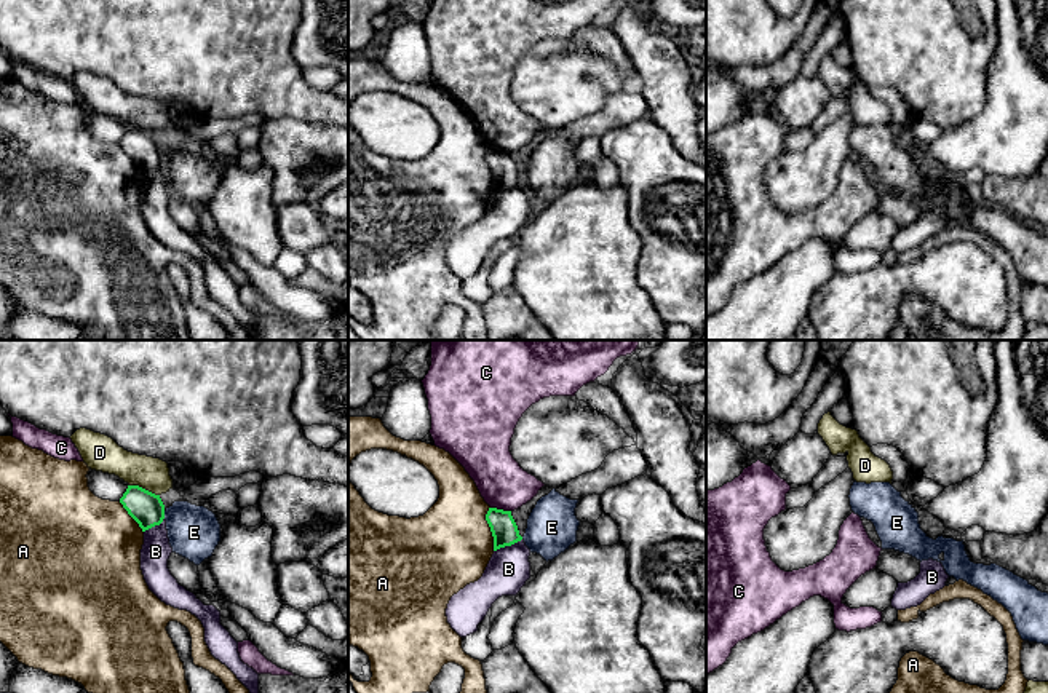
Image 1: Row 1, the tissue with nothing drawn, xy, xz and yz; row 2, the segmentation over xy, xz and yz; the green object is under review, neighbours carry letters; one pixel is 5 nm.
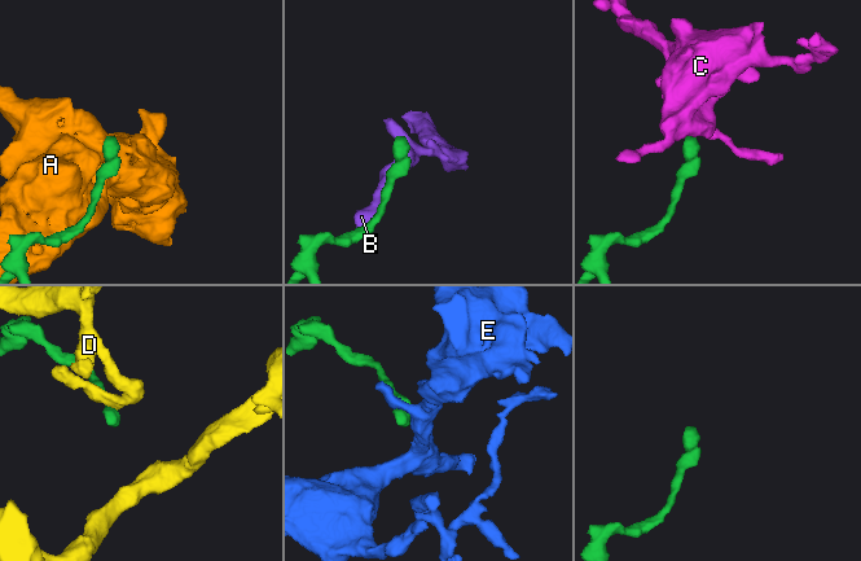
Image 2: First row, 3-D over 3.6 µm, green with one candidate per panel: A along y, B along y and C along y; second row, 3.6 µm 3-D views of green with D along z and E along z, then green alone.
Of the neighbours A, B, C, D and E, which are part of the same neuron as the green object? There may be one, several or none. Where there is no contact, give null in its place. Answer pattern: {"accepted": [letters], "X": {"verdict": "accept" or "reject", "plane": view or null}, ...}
{"accepted": [], "A": {"verdict": "reject", "plane": "xz"}, "B": {"verdict": "reject", "plane": "xz"}, "C": {"verdict": "reject", "plane": "xz"}, "D": {"verdict": "reject", "plane": "xy"}, "E": {"verdict": "reject", "plane": "xy"}}

